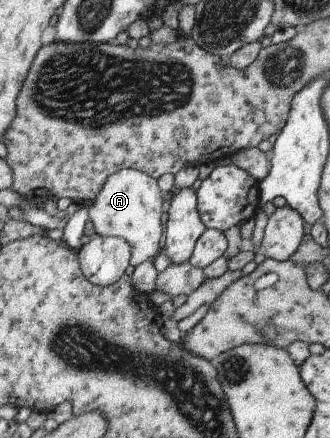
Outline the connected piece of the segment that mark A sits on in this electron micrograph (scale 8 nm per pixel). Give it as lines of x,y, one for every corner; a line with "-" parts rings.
124,168
112,172
93,201
85,206
95,234
123,239
129,245
129,264
135,267
142,261
150,260
160,251
163,227
160,226
159,217
164,198
155,179
137,169

